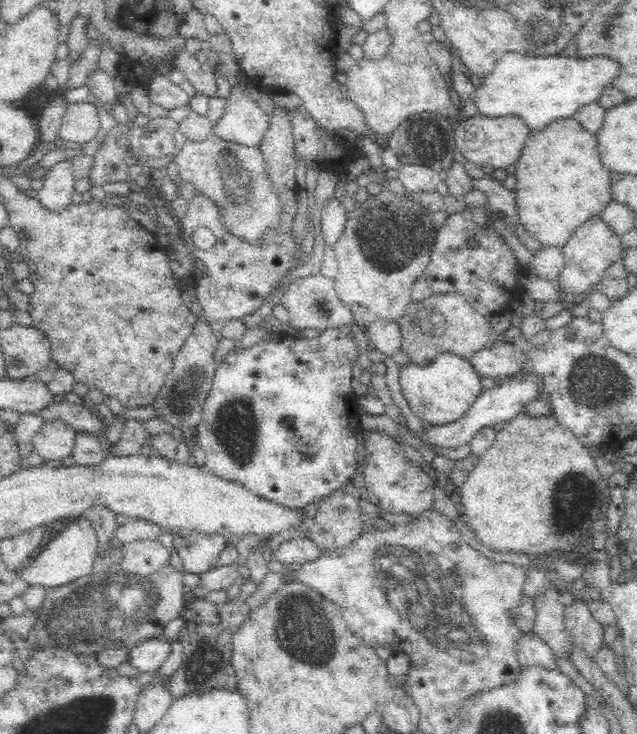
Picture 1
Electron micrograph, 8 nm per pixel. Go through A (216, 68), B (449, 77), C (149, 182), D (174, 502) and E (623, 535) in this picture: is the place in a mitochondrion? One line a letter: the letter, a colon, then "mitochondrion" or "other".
A: other
B: other
C: other
D: other
E: other

